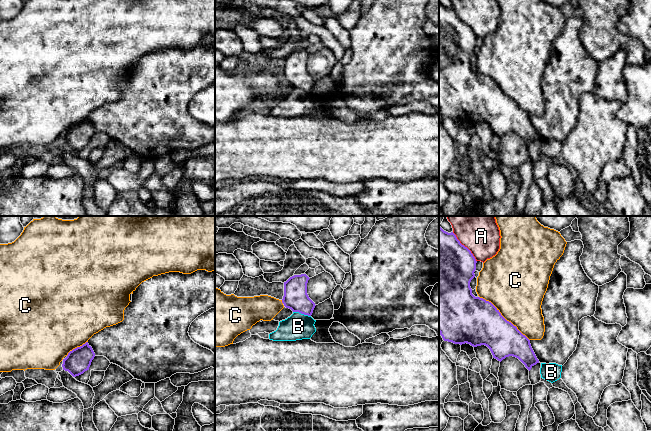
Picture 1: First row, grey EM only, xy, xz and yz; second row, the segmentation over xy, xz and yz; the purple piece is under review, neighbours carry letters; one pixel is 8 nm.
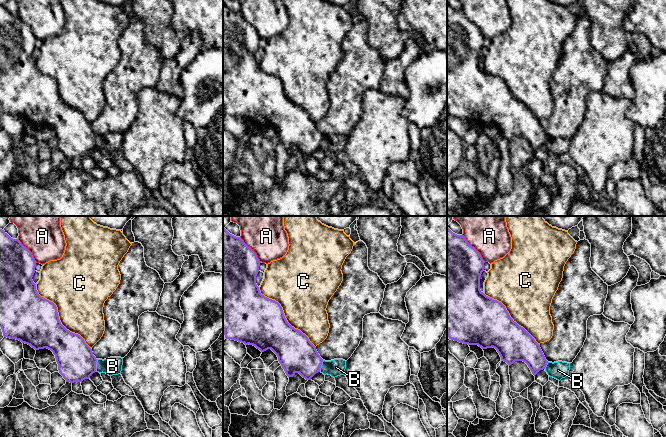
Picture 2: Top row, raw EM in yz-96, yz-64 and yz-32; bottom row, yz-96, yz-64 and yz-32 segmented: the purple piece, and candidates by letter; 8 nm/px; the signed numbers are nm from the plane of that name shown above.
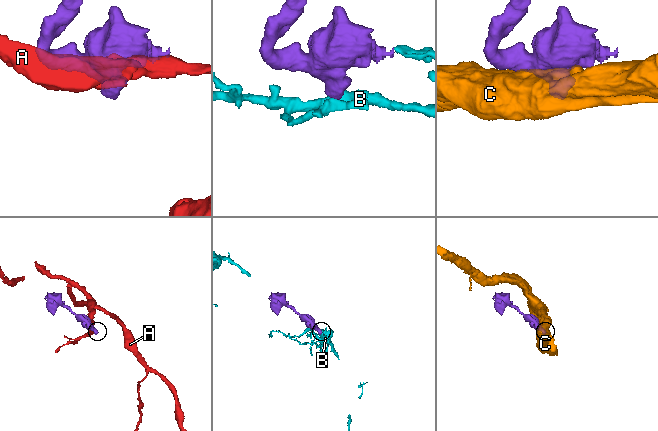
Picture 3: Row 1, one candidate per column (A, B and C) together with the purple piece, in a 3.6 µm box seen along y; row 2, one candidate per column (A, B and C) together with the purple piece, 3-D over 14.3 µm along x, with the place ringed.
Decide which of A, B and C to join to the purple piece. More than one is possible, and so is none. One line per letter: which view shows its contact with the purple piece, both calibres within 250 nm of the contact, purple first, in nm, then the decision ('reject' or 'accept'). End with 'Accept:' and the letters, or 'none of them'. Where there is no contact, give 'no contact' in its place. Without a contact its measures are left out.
A: yz | 500/280 nm | reject
B: xz | 190/220 nm | reject
C: yz | 380/440 nm | reject
Accept: none of them

